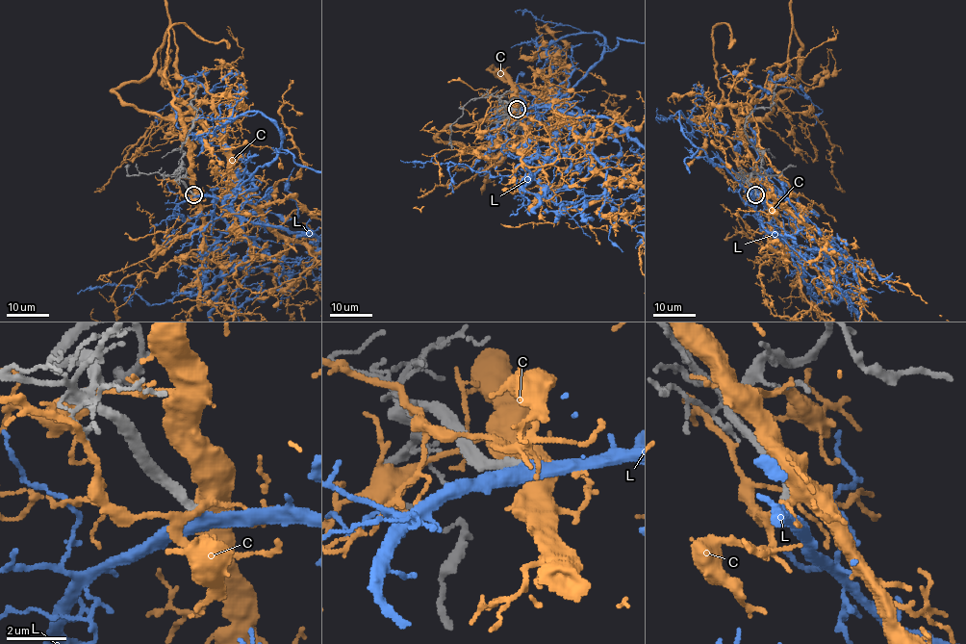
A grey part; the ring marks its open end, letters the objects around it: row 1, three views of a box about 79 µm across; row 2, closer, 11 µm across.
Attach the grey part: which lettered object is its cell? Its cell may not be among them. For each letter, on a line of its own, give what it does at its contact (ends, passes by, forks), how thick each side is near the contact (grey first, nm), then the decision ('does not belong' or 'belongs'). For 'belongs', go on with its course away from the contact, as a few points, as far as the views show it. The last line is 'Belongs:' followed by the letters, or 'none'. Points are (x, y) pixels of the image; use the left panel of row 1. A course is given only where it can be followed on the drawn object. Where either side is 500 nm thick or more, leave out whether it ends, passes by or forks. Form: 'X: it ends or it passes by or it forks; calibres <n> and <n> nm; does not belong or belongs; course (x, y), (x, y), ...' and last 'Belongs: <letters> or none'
C: it forks; calibres 340 and 240 nm; does not belong
L: it passes by; calibres 320 and 440 nm; belongs
Belongs: L

